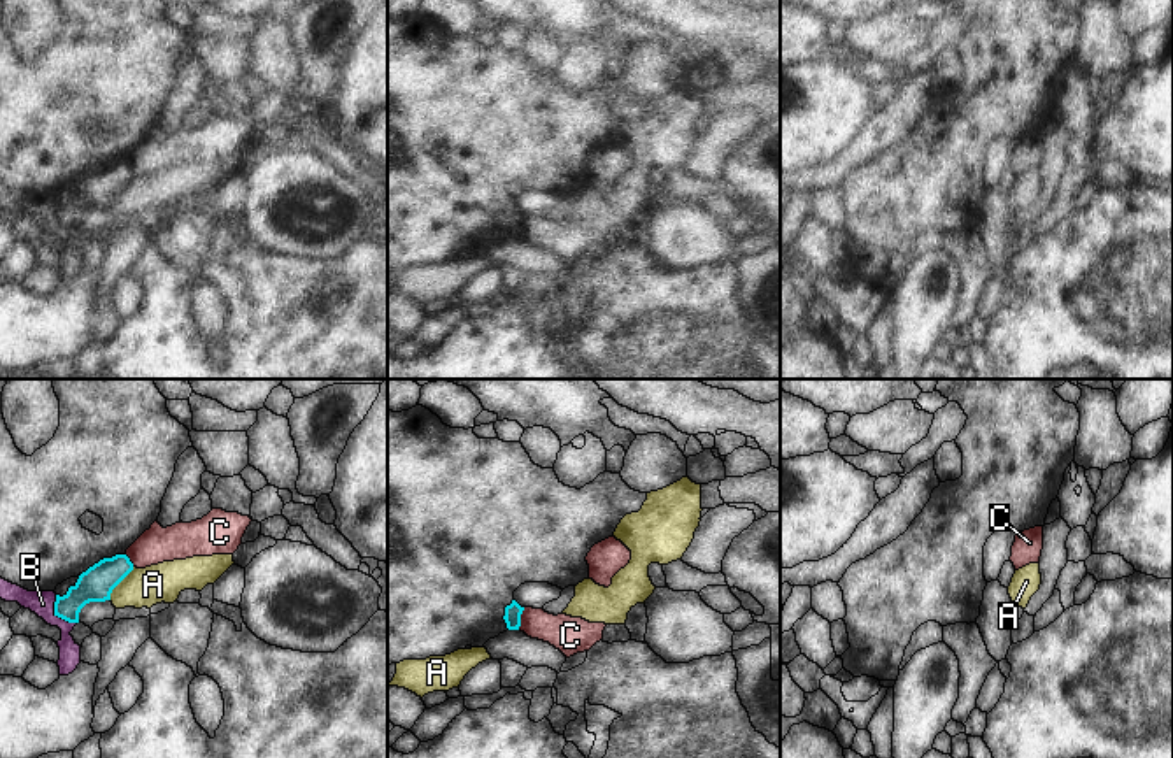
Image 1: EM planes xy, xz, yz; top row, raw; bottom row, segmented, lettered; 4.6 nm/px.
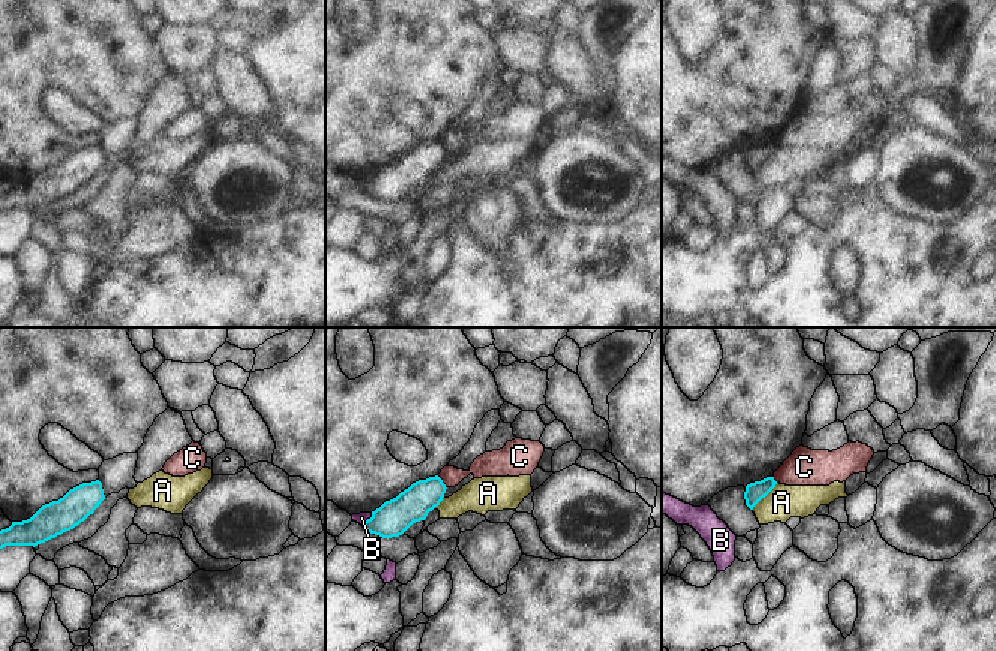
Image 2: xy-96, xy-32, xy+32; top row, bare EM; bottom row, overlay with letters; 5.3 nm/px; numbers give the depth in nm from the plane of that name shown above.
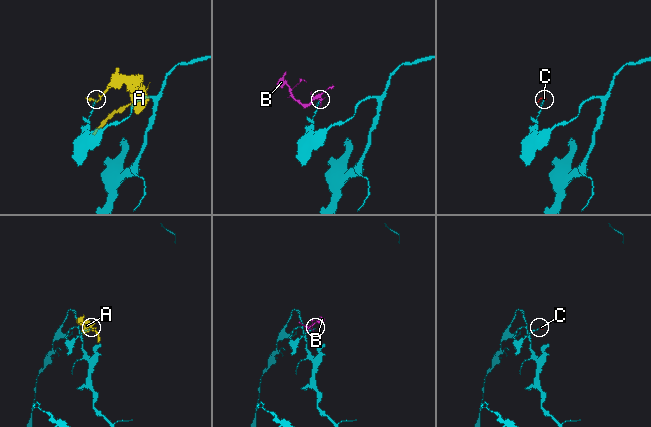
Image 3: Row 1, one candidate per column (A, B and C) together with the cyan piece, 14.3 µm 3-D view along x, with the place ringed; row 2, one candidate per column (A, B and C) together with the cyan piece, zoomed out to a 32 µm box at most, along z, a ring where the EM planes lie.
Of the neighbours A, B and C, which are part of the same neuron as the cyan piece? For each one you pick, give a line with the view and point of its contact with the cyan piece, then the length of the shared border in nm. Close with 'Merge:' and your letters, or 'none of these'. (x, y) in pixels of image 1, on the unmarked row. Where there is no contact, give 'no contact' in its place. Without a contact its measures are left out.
Merge: none of these

